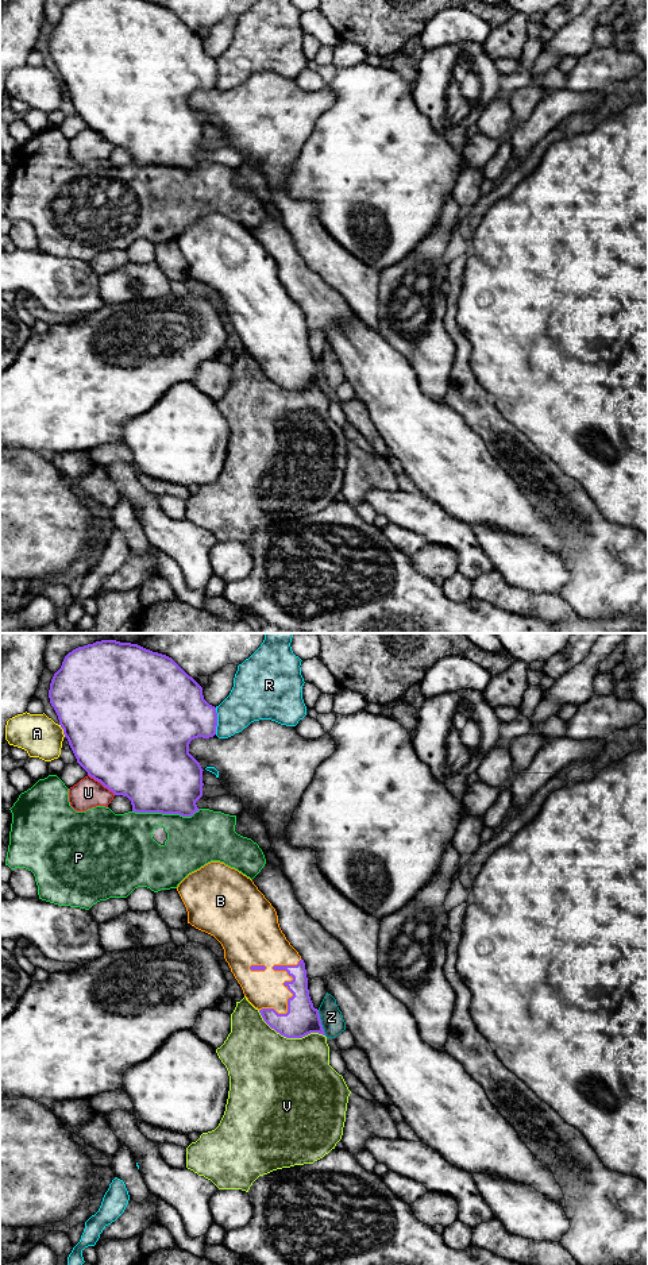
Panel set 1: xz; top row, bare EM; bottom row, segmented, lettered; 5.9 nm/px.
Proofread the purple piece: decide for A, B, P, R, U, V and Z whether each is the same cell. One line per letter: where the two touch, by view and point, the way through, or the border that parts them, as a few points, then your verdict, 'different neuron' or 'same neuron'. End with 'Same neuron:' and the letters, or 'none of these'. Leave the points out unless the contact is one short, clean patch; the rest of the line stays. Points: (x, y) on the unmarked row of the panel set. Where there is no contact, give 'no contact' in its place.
A: xz (64, 83) | different neuron
B: xz (285, 334) | same neuron
P: xz (166, 165) | different neuron
R: xz (216, 73) | different neuron
U: xz (101, 135) | different neuron
V: xz (289, 389) | different neuron
Z: xz (320, 374) | different neuron
Same neuron: B

